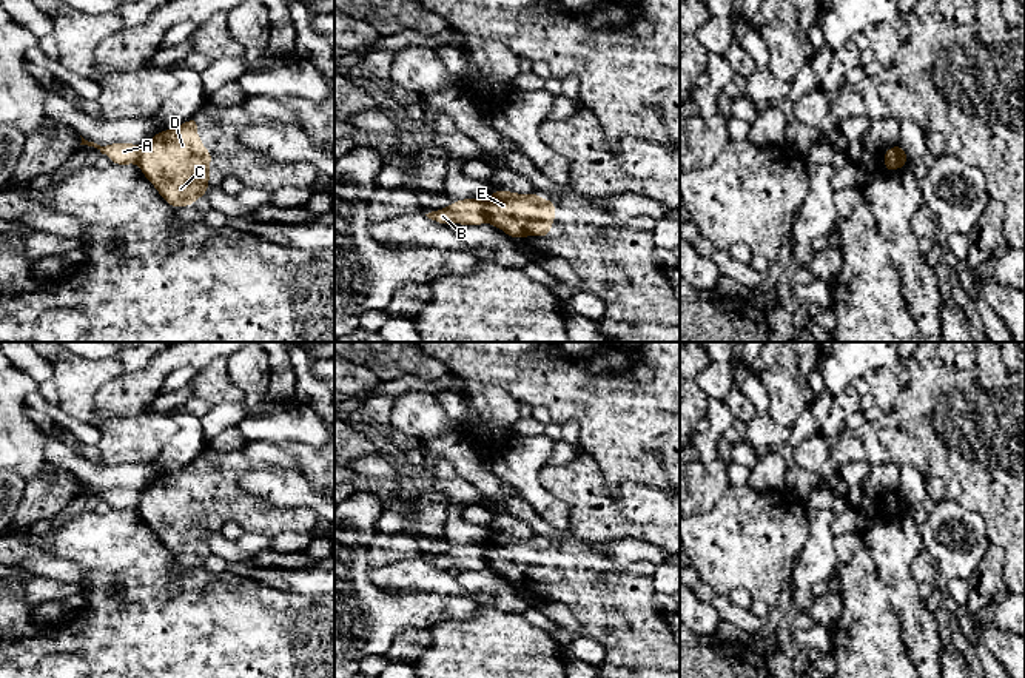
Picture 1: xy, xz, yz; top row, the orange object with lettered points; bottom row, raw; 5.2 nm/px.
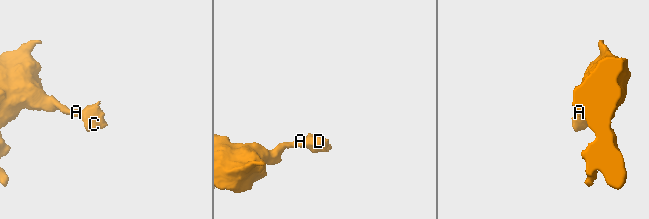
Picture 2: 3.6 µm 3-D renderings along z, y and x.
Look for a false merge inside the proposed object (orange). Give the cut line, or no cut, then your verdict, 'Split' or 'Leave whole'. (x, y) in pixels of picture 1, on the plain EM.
Split along xz (484, 547), (489, 566). Split

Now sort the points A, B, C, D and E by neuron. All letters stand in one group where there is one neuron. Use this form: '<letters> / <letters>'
A B / C D E

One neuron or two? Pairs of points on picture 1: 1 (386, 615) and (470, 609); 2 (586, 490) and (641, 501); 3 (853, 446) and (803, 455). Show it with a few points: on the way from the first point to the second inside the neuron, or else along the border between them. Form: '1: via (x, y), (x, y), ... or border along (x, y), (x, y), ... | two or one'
1: via (407, 610), (449, 609) | one
2: via (598, 503), (628, 504) | one
3: via (840, 452), (828, 463), (816, 455) | one

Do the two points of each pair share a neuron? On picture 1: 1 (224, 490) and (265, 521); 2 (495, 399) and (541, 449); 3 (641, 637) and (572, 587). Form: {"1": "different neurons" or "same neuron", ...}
{"1": "same neuron", "2": "different neurons", "3": "same neuron"}

